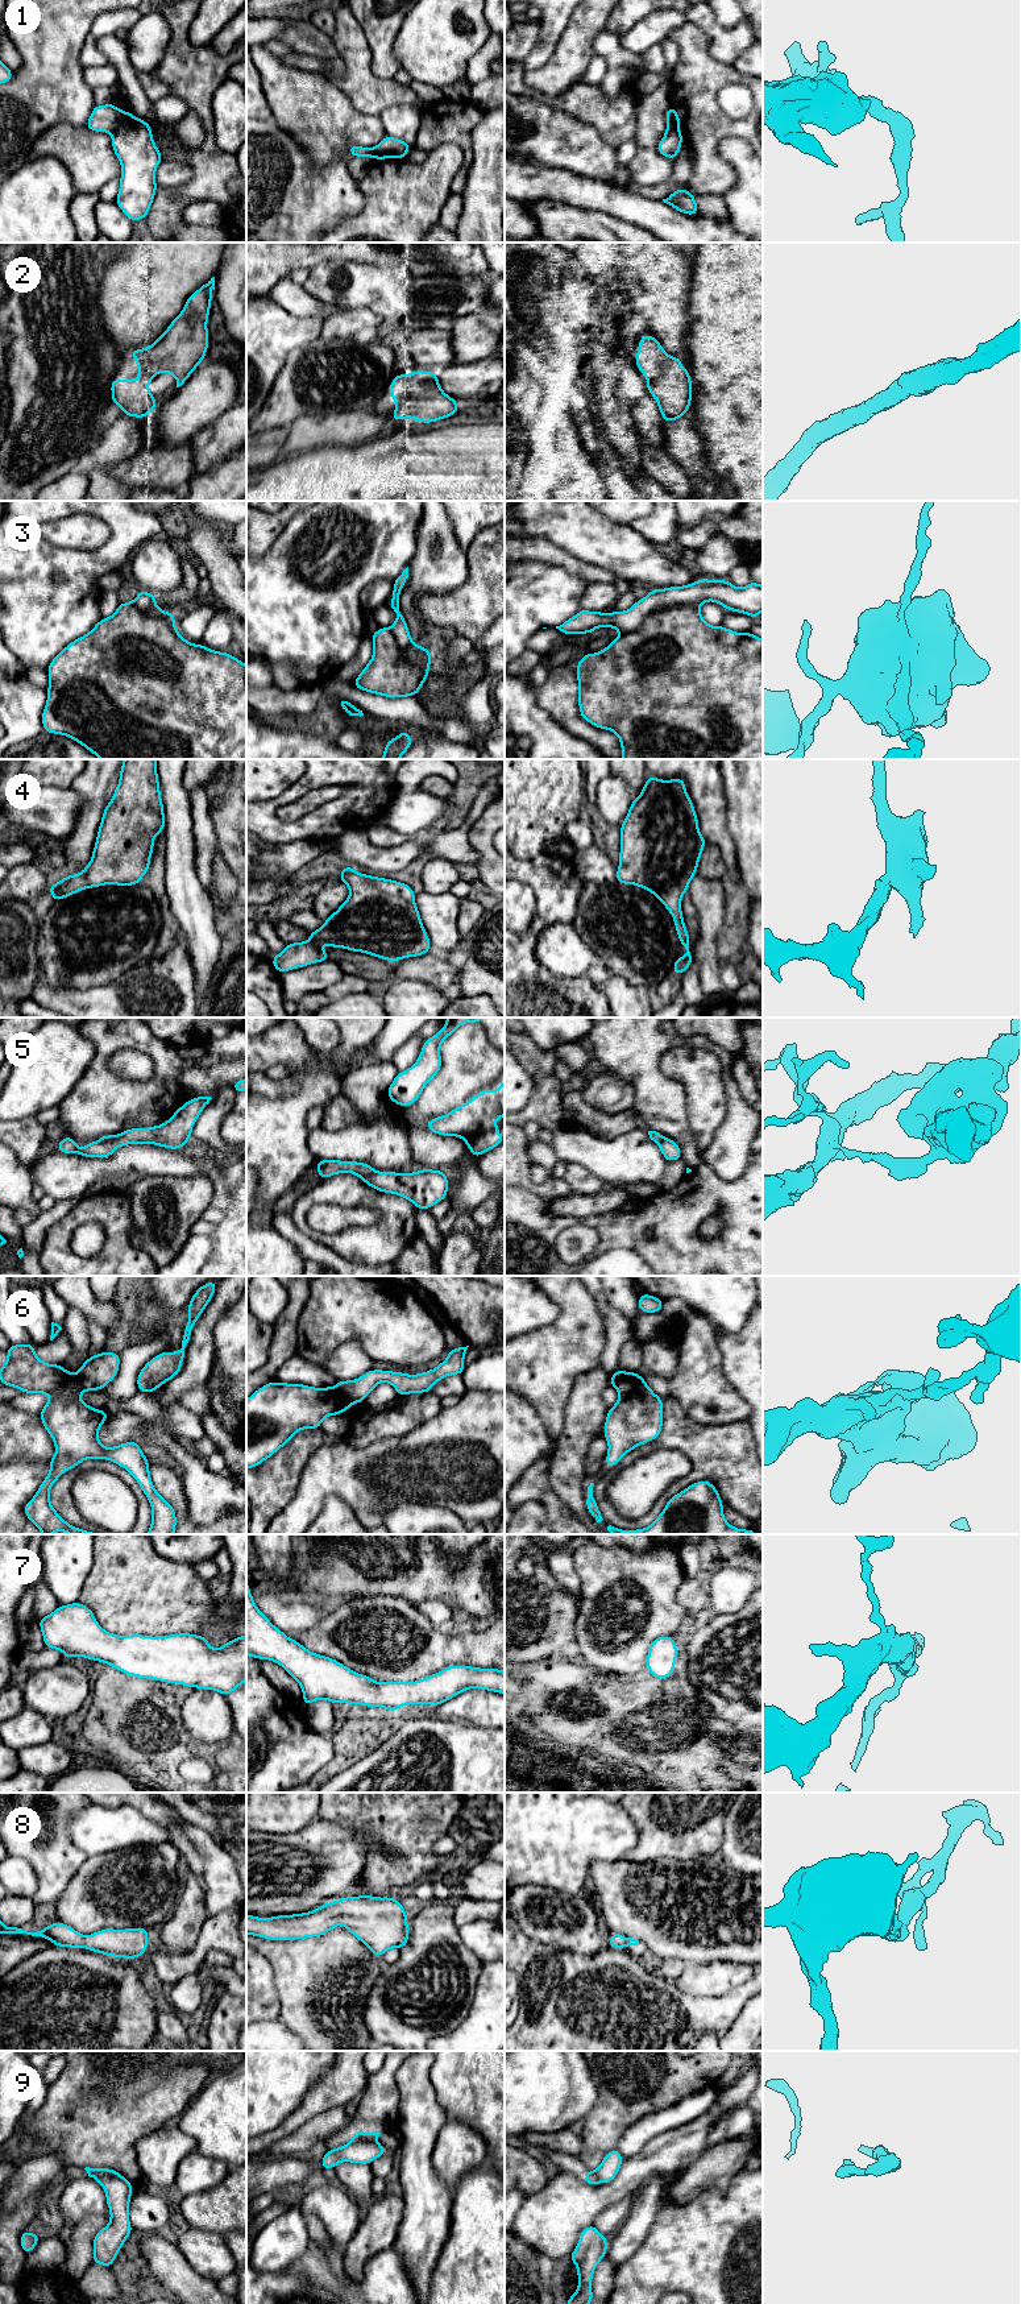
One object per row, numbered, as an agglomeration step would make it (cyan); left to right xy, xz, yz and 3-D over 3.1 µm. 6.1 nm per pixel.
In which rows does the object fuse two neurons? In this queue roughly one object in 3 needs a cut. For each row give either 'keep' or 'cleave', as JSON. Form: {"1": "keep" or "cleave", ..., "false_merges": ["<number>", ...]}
{"1": "cleave", "2": "keep", "3": "keep", "4": "keep", "5": "cleave", "6": "cleave", "7": "keep", "8": "keep", "9": "cleave", "false_merges": ["1", "5", "6", "9"]}

